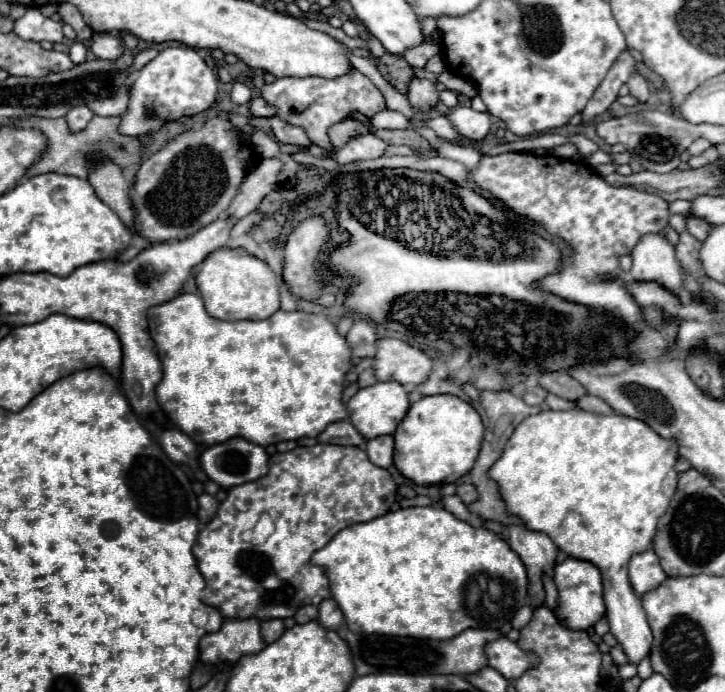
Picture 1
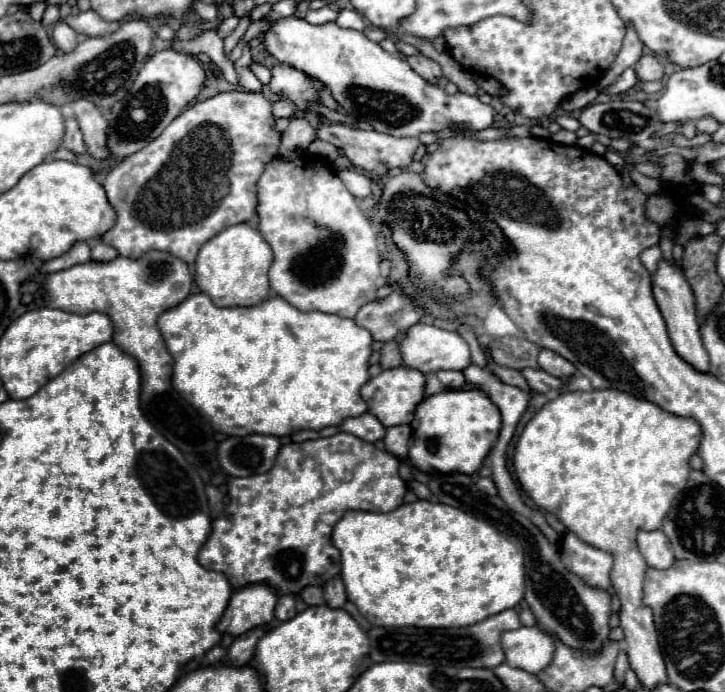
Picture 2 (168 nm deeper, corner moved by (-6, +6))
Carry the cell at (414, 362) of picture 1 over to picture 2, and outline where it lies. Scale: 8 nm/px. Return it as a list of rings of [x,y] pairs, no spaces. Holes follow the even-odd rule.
[[[415,324],[407,330],[407,336],[399,340],[399,350],[405,368],[415,368],[423,374],[439,372],[439,370],[465,370],[469,360],[469,346],[457,332],[447,332],[427,324]]]

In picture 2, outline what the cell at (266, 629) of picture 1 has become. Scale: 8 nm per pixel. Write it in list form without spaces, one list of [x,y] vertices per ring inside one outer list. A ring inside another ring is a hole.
[[[279,598],[277,608],[275,608],[275,618],[277,622],[287,622],[295,616],[295,598]]]

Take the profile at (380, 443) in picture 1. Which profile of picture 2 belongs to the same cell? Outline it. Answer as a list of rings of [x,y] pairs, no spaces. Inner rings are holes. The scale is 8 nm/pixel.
[[[391,426],[385,430],[385,450],[391,452],[397,458],[405,458],[407,456],[407,444],[411,438],[411,428],[409,426]]]

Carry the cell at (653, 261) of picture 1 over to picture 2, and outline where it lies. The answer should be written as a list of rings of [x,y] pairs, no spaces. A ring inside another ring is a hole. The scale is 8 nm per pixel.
[[[661,258],[651,282],[653,282],[651,284],[653,286],[653,296],[655,296],[655,302],[659,306],[659,312],[665,318],[667,332],[669,332],[669,338],[673,342],[673,348],[677,350],[677,354],[685,362],[689,362],[691,366],[695,366],[701,372],[707,372],[709,370],[709,356],[707,356],[707,350],[705,350],[701,334],[699,334],[699,322],[697,322],[697,316],[695,316],[695,298],[693,298],[691,286],[689,286],[683,270],[675,262],[669,262],[669,260]]]

